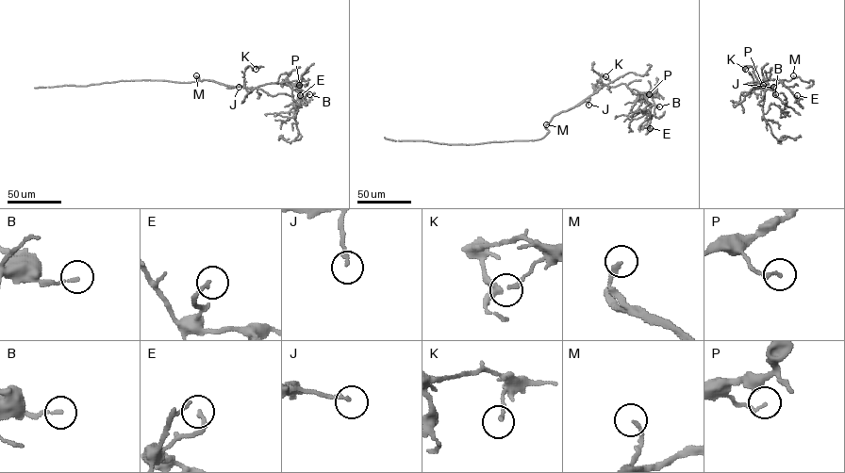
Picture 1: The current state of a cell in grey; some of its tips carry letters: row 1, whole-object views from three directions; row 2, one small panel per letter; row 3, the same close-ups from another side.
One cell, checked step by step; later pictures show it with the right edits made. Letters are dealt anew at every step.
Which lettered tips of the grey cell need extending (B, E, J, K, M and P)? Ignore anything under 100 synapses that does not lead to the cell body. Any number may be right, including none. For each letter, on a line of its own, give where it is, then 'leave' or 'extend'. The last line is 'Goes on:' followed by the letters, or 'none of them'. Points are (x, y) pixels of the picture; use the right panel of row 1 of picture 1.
B: place (775, 94); leave
E: place (797, 95); leave
J: place (773, 87); leave
K: place (745, 69); leave
M: place (793, 75); extend
P: place (763, 85); leave
Goes on: M

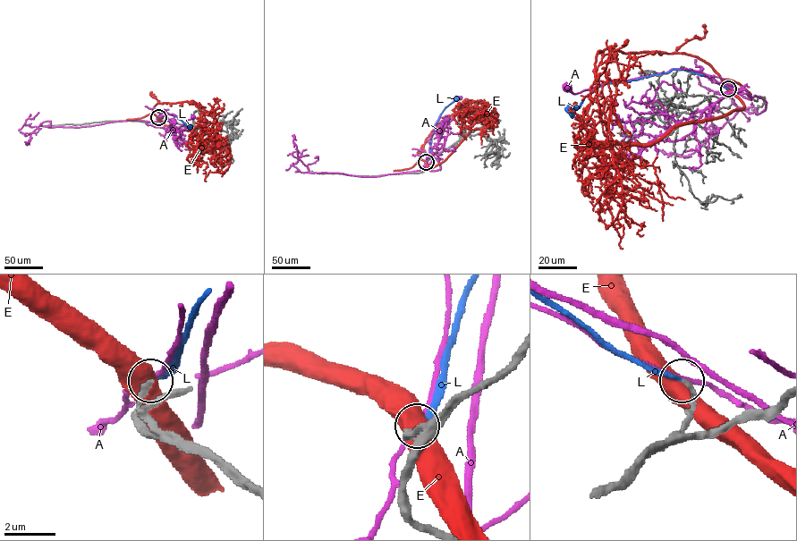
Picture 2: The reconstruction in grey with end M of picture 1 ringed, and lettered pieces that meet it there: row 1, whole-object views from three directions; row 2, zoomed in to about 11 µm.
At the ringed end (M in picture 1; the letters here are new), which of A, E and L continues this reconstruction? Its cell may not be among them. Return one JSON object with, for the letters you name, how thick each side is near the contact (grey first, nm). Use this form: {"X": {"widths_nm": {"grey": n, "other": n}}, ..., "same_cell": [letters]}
{"L": {"widths_nm": {"grey": 190, "other": 170}}, "same_cell": ["L"]}

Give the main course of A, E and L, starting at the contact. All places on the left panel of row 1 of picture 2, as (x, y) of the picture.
A: (158, 117), (161, 122), (164, 109), (186, 119), (193, 116)
E: (158, 118), (165, 124), (226, 147), (228, 167), (206, 177), (203, 173)
L: (158, 117), (165, 110), (189, 125)

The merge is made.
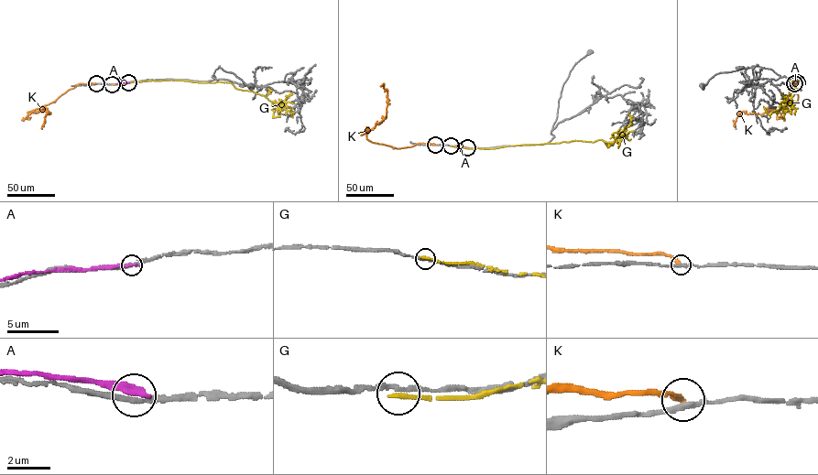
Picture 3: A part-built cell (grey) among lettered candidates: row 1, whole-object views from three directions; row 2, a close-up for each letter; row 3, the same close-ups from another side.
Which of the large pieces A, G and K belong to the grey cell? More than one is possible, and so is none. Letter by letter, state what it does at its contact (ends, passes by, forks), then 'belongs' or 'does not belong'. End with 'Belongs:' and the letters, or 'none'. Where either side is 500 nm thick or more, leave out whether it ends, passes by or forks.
A: it ends | does not belong
G: it ends | does not belong
K: it ends | does not belong
Belongs: none

